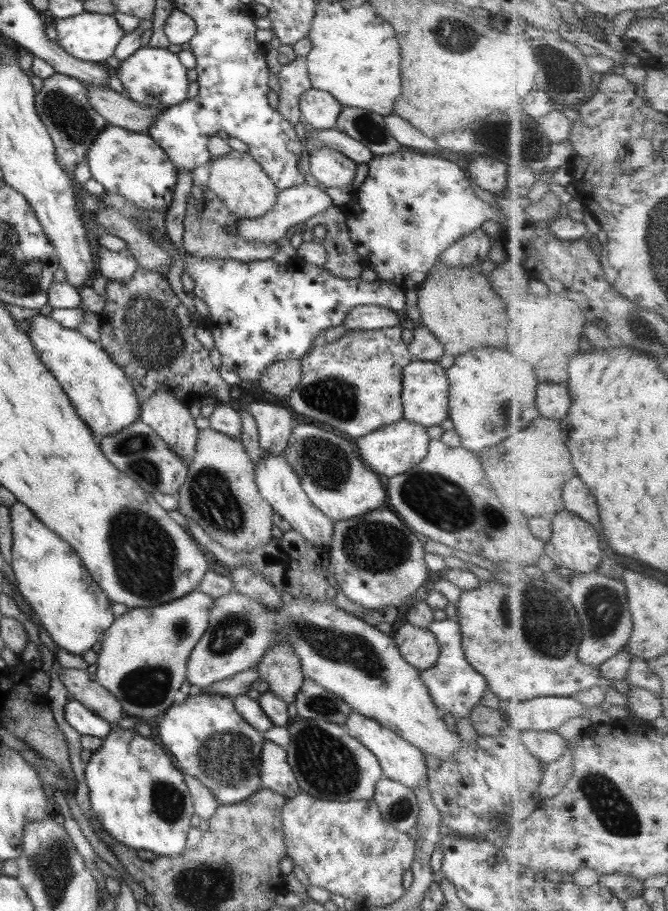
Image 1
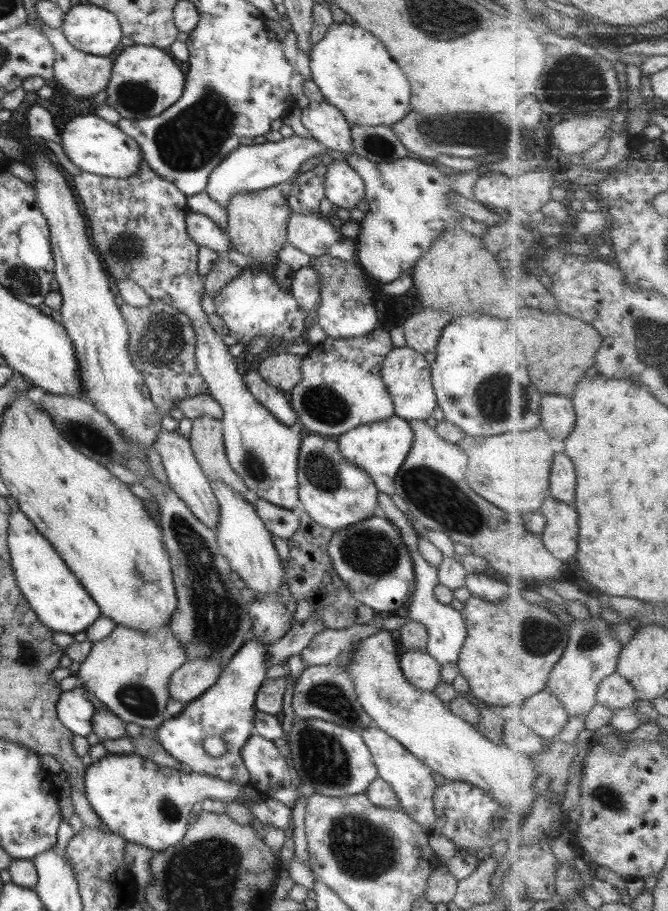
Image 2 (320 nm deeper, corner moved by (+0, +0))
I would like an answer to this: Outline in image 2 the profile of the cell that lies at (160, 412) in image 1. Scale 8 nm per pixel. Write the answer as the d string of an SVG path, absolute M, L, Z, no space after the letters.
M177 431L158 432L157 438L152 444L153 450L159 453L162 468L166 475L170 489L185 503L185 506L193 513L201 524L215 532L218 523L218 504L207 478L197 465L187 437L177 434Z

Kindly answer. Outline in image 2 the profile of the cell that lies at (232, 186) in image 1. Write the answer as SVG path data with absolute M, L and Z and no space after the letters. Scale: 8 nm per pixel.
M293 180L263 188L255 192L238 192L229 199L227 205L227 235L230 248L239 254L243 253L248 258L248 266L271 270L277 261L279 249L286 241L286 224L292 210L287 202L287 197Z

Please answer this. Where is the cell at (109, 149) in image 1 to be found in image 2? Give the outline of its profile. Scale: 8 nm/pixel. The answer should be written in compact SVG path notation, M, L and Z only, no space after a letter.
M87 114L75 116L67 120L62 130L58 133L57 141L65 158L80 170L97 176L125 178L132 175L138 167L142 156L135 141L121 133L117 126L105 122L97 115Z

